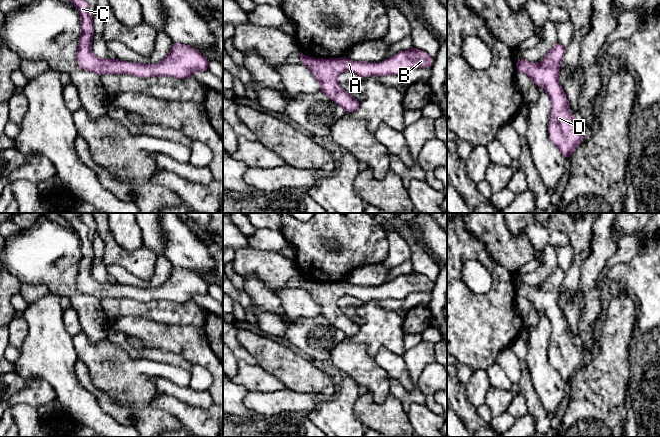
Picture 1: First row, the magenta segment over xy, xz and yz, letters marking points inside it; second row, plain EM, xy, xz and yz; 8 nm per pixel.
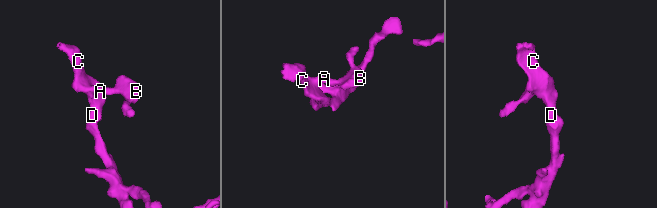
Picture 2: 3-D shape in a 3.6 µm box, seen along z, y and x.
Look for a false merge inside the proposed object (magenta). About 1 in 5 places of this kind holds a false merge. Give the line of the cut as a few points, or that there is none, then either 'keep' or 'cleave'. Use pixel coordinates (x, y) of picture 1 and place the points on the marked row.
no cut | keep

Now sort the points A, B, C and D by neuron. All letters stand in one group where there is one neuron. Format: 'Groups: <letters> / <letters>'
Groups: A B C D

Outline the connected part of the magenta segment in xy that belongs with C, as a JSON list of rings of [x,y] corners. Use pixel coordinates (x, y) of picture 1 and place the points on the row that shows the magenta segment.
[[[69,0],[81,16],[81,36],[76,60],[78,67],[92,71],[100,76],[107,73],[126,73],[139,78],[170,76],[176,79],[192,77],[195,71],[208,70],[209,60],[199,51],[182,44],[173,43],[170,53],[159,63],[141,64],[124,62],[118,59],[100,59],[92,53],[91,43],[94,35],[93,18],[85,0]]]

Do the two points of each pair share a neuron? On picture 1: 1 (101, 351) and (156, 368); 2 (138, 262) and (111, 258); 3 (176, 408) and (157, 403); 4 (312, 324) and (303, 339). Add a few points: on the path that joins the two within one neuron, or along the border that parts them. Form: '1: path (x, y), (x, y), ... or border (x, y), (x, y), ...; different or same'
1: path (115, 359), (124, 368), (142, 368); same
2: path (131, 261), (118, 258); same
3: path (171, 405), (162, 403); same
4: path (312, 328), (306, 335); same

